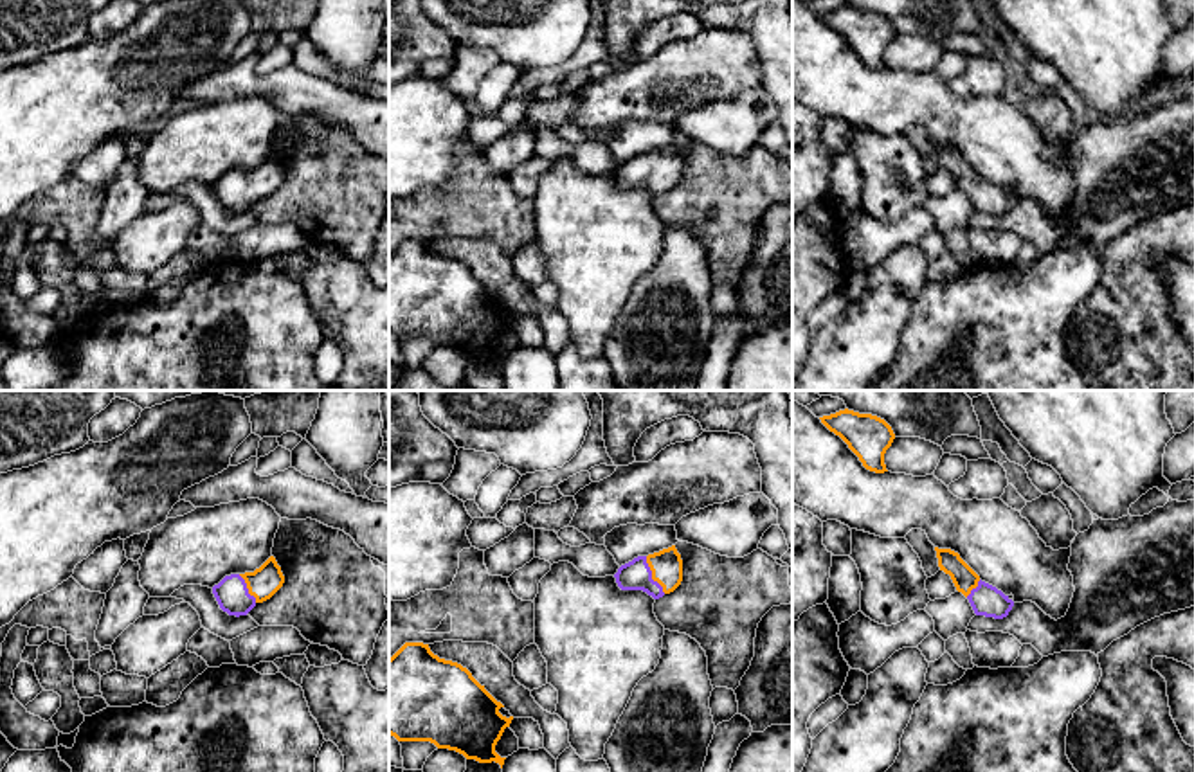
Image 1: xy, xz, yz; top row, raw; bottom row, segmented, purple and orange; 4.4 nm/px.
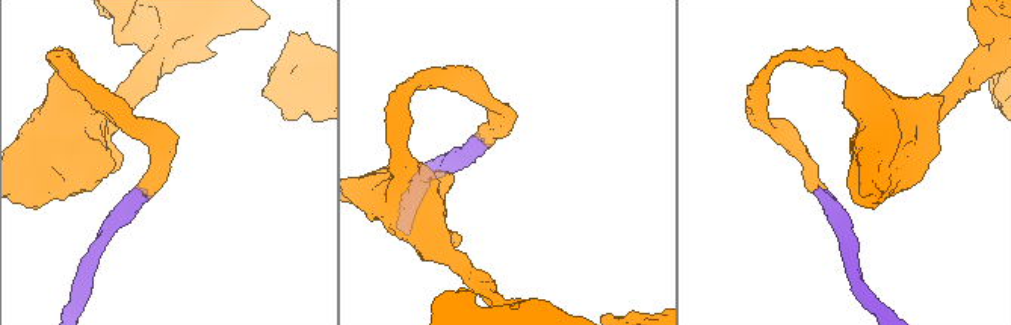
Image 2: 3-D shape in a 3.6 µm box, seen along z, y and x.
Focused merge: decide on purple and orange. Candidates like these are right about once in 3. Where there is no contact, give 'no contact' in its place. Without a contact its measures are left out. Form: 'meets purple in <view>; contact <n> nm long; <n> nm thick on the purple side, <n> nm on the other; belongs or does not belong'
meets purple in xz; contact 190 nm long; 140 nm thick on the purple side, 140 nm on the other; belongs

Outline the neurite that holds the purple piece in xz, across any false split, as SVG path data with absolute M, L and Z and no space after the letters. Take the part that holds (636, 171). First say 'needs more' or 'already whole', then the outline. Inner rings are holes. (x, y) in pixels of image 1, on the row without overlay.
needs more; M675 142L638 153L614 171L621 187L643 187L654 196L674 189L683 178L683 157Z

